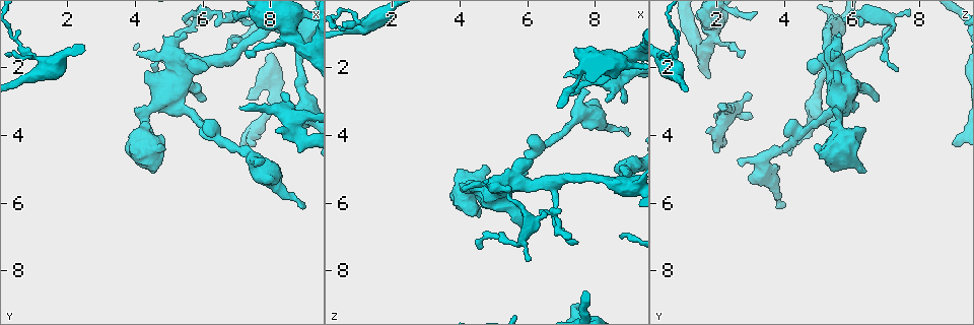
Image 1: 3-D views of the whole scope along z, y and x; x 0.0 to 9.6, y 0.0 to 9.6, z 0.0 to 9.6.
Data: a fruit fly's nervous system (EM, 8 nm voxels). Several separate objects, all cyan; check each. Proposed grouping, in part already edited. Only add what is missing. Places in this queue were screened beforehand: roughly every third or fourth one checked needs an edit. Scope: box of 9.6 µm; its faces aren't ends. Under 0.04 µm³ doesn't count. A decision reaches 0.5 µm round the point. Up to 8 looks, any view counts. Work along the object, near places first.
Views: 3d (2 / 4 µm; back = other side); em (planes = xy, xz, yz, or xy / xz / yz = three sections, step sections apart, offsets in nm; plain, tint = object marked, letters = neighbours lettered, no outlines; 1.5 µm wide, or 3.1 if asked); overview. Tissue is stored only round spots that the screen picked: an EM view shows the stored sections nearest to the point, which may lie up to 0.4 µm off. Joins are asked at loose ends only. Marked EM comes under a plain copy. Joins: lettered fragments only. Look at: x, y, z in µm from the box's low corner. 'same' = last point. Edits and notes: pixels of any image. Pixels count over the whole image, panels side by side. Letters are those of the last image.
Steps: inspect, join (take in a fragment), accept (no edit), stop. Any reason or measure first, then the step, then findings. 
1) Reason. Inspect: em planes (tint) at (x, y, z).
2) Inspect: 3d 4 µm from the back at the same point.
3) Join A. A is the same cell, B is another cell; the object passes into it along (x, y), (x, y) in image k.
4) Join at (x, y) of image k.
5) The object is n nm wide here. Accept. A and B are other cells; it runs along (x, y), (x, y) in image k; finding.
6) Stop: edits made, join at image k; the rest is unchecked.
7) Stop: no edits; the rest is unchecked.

Branch stops here. Inspect: em planes (tint) at (8.95, 6.15, 3.90).

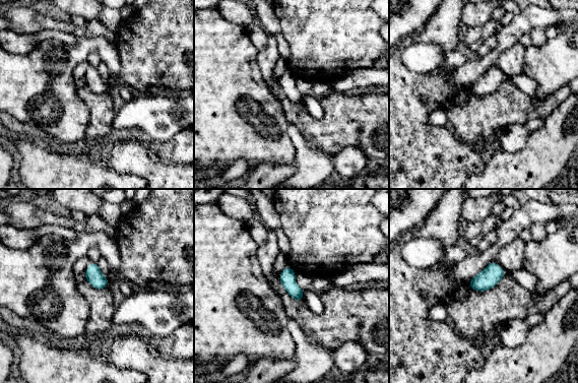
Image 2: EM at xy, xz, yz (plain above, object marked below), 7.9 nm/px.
Inspect: em planes (letters) at the same point.

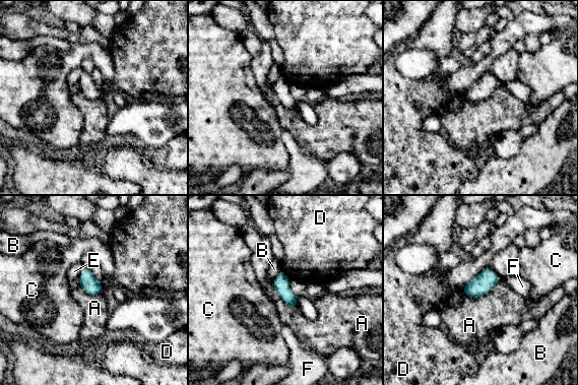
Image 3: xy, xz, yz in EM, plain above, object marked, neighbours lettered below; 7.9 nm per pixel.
The object is 120 nm wide here. Accept. A, B, C, D, E and F are other cells; a border runs along (274, 277), (275, 292), (295, 307) in image 3; no lettered fragment goes on from it.

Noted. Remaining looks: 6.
Inspect: 3d 4 µm at (8.20, 3.95, 1.70).

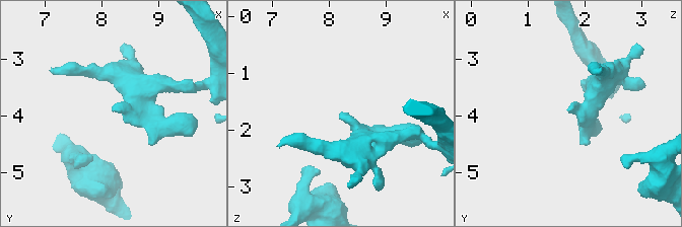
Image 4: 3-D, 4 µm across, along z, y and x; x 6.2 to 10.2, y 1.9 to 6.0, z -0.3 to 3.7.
Shape alone is not enough. Inspect: em planes (letters) at (8.15, 3.90, 1.70).

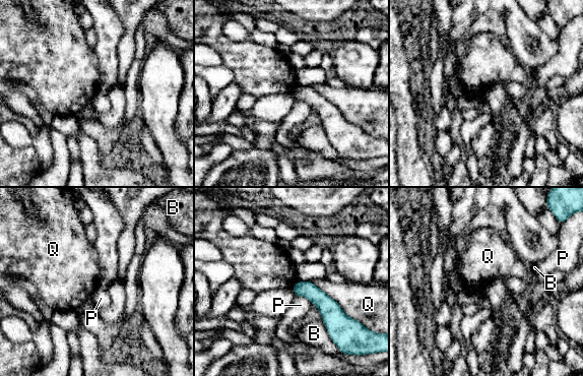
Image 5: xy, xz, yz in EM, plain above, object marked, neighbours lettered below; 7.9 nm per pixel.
Accept. B, P and Q are other cells; no lettered fragment goes on from it.

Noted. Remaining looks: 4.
Thin end. Inspect: em planes (letters) at (7.30, 1.65, 2.80).

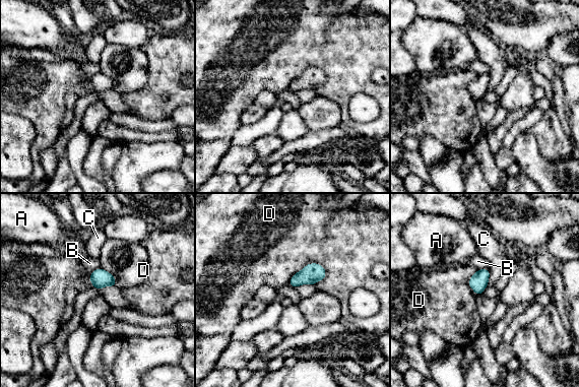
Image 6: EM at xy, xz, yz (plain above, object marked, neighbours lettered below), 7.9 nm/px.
The object is 140 nm wide here. Accept. A, B, C and D are other cells; a border runs along (326, 270), (307, 263), (287, 283) in image 6; no lettered fragment goes on from it.

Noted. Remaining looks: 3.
Stop: no edits; the rest is unchecked.

